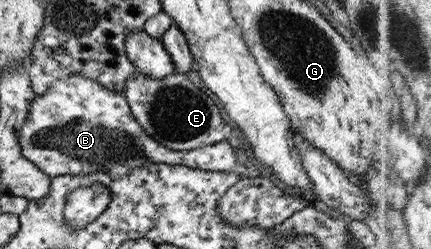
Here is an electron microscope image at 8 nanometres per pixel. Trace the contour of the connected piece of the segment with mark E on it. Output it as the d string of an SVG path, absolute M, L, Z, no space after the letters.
M175 69L158 80L136 71L124 83L123 96L142 130L152 140L173 151L194 150L207 144L226 141L232 132L232 128L222 121L216 100L201 92Z

